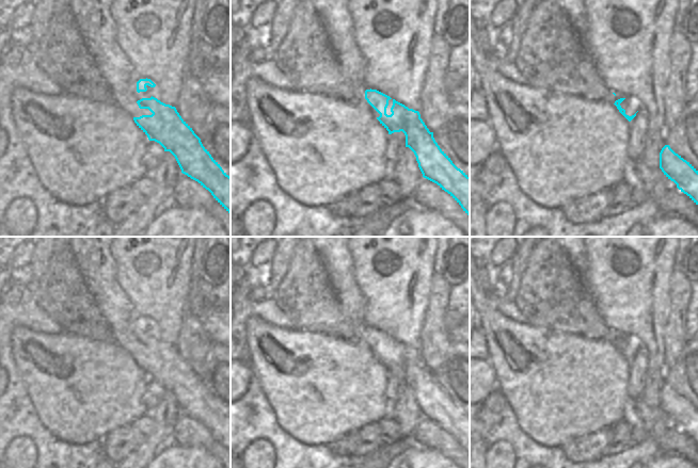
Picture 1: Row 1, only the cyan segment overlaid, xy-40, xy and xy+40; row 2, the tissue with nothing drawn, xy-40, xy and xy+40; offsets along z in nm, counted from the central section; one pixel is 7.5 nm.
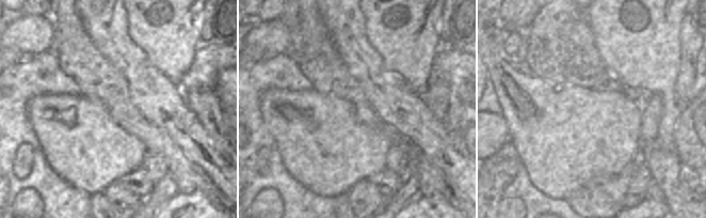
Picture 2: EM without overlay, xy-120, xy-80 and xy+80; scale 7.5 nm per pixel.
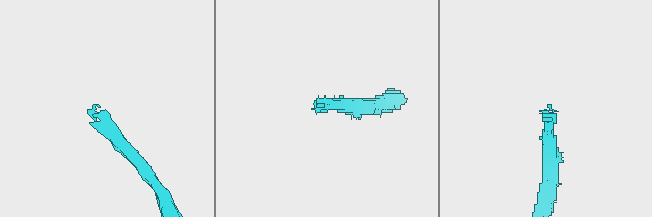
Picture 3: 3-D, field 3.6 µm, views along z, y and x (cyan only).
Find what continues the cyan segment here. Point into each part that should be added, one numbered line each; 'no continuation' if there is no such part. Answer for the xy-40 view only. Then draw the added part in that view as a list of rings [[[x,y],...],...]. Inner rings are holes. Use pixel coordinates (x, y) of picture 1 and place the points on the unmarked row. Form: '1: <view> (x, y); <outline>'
1: xy-40 (93, 255); [[[69,237],[68,247],[113,334],[113,341],[132,357],[152,354],[148,348],[140,348],[137,340],[150,337],[155,326],[146,324],[146,330],[137,330],[137,321],[146,317],[134,312],[130,300],[117,283],[117,268],[111,255],[114,238]]]

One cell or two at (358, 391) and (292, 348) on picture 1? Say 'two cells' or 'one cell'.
one cell

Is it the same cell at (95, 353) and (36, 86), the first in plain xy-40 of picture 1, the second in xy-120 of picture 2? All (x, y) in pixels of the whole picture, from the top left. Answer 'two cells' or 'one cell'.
two cells

